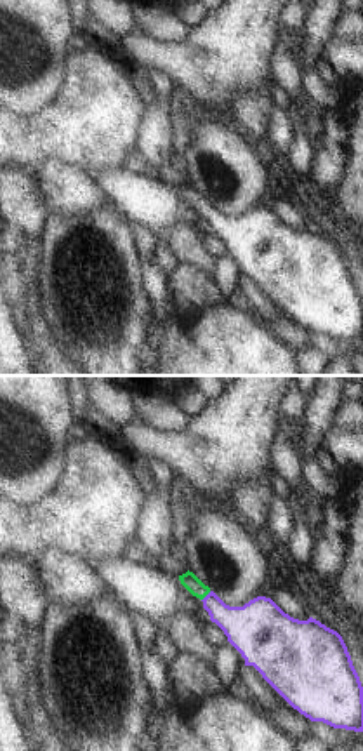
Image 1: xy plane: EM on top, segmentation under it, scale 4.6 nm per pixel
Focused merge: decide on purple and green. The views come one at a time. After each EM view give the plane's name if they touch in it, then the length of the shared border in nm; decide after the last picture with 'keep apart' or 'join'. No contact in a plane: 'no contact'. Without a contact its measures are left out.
xy | 60 nm

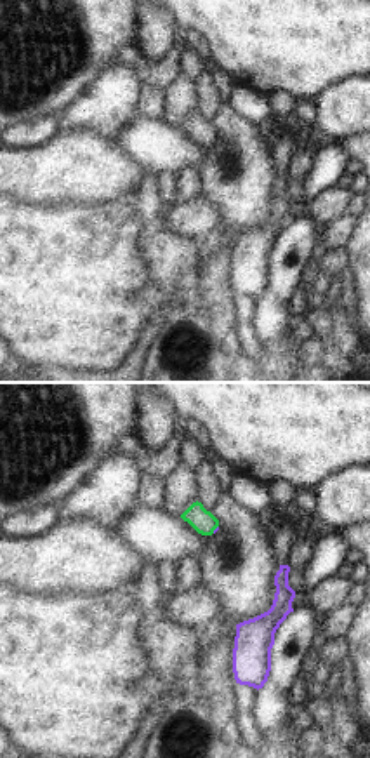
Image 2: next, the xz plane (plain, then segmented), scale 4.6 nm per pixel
xz | 50 nm

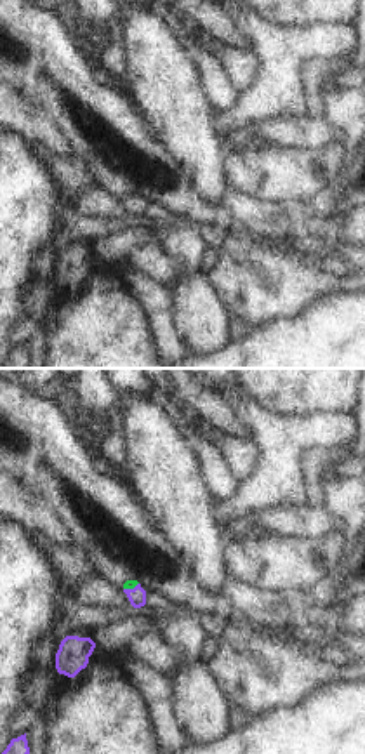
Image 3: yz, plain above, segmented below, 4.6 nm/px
yz | 80 nm

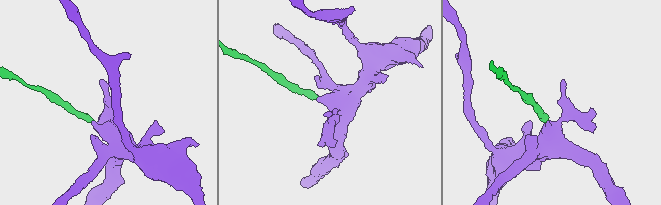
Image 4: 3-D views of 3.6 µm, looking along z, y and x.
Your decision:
join

